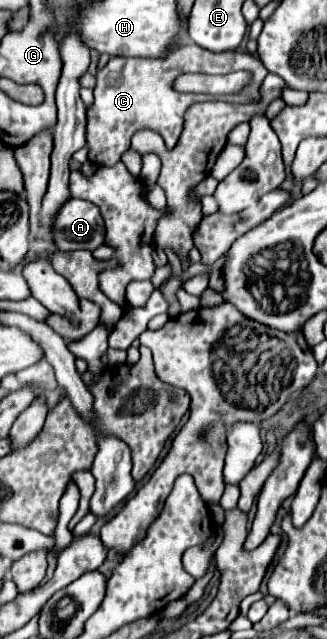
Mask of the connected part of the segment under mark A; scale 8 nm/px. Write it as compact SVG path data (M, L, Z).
M66 201L52 223L52 241L60 251L94 251L104 241L104 227L98 207L90 201Z

